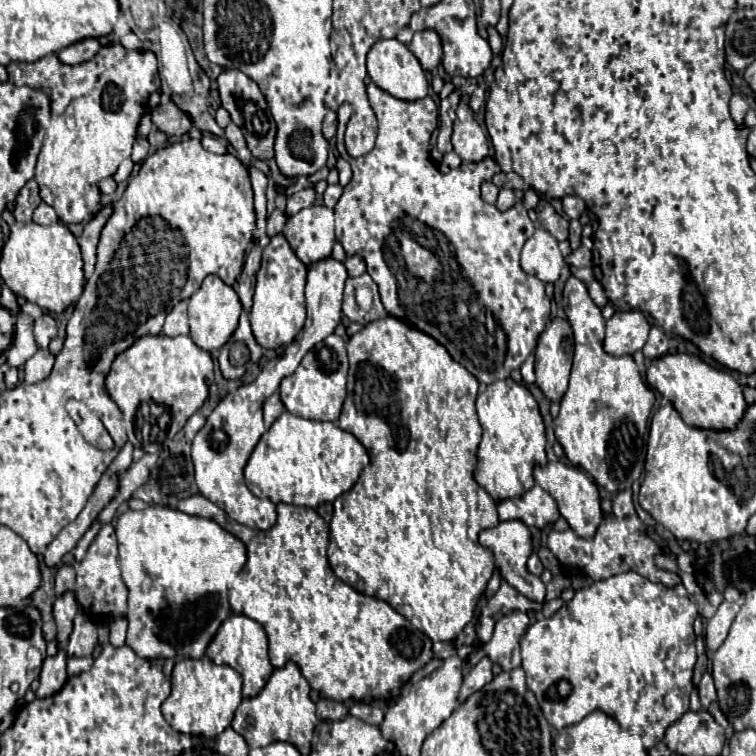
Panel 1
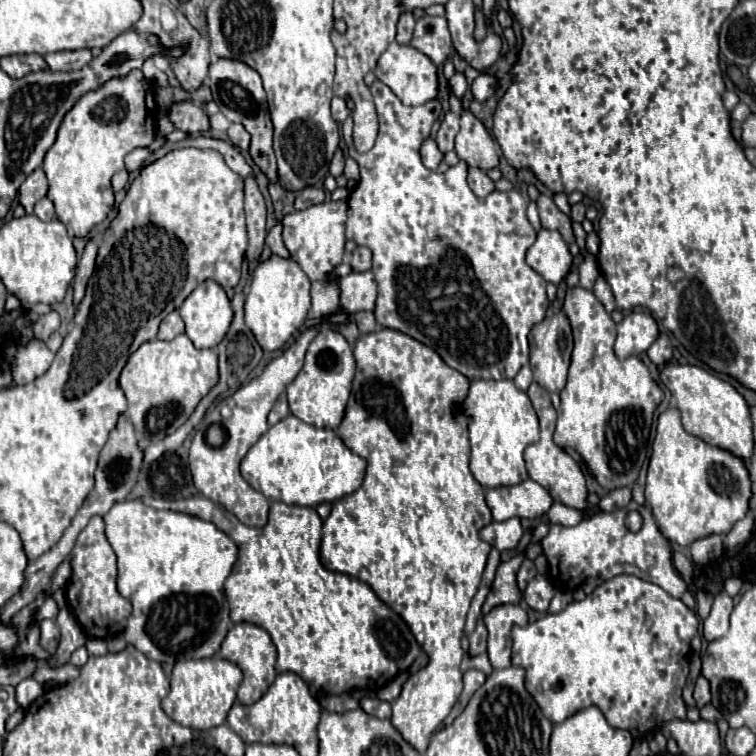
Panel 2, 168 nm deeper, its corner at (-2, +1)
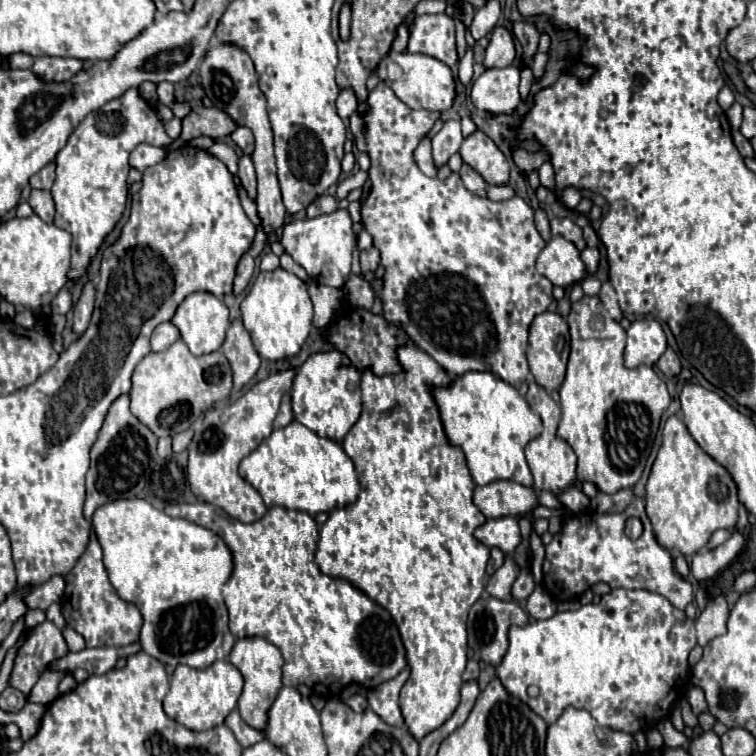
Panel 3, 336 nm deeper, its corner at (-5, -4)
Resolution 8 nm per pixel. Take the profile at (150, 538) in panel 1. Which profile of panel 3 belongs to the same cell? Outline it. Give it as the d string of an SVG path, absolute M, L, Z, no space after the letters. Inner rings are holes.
M139 498L113 500L99 506L91 516L91 524L103 548L103 564L113 588L143 614L141 646L149 656L169 666L187 664L193 668L205 668L229 656L235 638L227 626L227 608L221 588L233 572L233 560L227 544L215 532L183 518L171 518Z

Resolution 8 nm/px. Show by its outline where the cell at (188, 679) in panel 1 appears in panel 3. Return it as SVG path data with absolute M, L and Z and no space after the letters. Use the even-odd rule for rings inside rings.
M217 660L207 668L191 668L179 664L171 676L171 690L163 700L165 714L189 730L211 730L225 722L225 716L237 706L243 690L243 676L229 664L229 660Z

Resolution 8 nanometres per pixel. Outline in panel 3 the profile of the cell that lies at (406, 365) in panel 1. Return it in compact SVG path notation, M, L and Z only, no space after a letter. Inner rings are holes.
M407 344L403 348L399 348L399 362L403 364L405 372L403 374L391 374L391 376L375 376L373 372L365 370L361 376L361 392L363 392L363 412L359 416L359 420L355 422L355 426L347 432L345 440L343 440L343 450L345 454L353 460L355 464L355 472L357 472L357 480L361 484L361 494L357 498L357 502L349 504L343 510L335 510L329 514L327 522L323 524L321 532L319 532L319 542L317 542L317 550L315 550L315 564L319 566L319 570L327 576L333 578L343 578L347 582L351 582L355 588L359 588L363 594L367 594L371 600L375 600L377 604L381 604L385 610L389 610L389 614L395 618L403 646L407 650L407 664L409 664L409 680L403 684L401 688L401 696L399 696L399 706L405 718L405 726L409 728L409 732L421 740L421 736L433 732L435 728L439 728L457 708L459 704L459 690L461 690L461 674L465 670L467 664L467 630L465 630L465 622L467 622L467 612L471 608L471 604L481 596L483 592L483 578L485 578L485 566L489 560L489 548L483 546L475 536L475 528L481 526L485 522L485 516L479 512L479 508L473 504L473 480L465 462L465 454L461 452L461 448L451 446L447 442L447 436L443 432L443 424L439 418L439 410L437 404L433 400L431 394L431 386L447 386L451 382L451 378L447 376L447 372L427 354L417 350L415 344Z

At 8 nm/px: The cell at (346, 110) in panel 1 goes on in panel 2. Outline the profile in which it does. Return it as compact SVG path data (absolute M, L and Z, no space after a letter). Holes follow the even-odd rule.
M374 81L372 87L372 97L376 103L376 111L378 111L378 119L380 119L380 131L378 131L378 139L376 145L368 151L368 153L358 153L354 149L352 140L353 119L348 117L341 124L342 137L346 143L347 154L360 165L360 181L356 183L356 187L350 191L348 197L348 221L346 221L346 237L352 239L356 245L364 245L372 251L372 273L376 277L378 283L378 301L376 301L376 321L382 327L390 327L396 331L402 331L414 339L418 339L420 343L432 347L434 351L438 351L438 355L456 371L464 373L470 381L478 381L478 379L514 379L516 373L520 371L520 367L524 367L528 363L528 333L534 325L542 323L546 309L548 309L548 297L546 297L546 281L526 263L526 251L528 247L534 243L536 239L536 231L530 225L528 217L526 217L526 201L516 193L516 191L508 191L508 193L500 193L494 191L488 197L476 197L468 185L468 165L464 161L460 161L456 167L450 167L444 175L430 171L424 167L422 157L420 157L420 147L422 143L430 137L430 127L432 123L440 117L440 103L436 99L418 105L418 107L408 107L404 105L392 91L390 87L386 87L382 81Z

